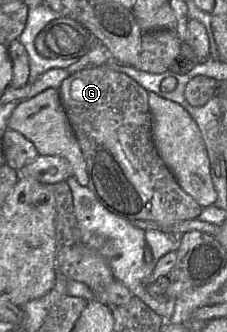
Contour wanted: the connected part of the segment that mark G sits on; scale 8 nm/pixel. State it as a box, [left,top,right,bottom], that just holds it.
[59,65,203,229]

